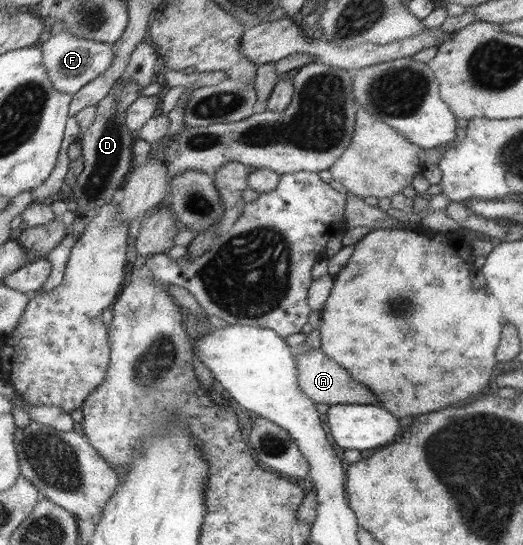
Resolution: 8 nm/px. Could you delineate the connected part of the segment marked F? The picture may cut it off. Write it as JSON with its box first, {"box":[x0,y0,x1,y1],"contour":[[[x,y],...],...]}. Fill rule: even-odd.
{"box":[40,28,115,95],"contour":[[[62,28],[58,34],[48,38],[41,44],[40,50],[42,50],[43,64],[52,86],[67,95],[78,92],[82,85],[106,71],[115,56],[110,44],[75,38],[68,33],[66,28]]]}

